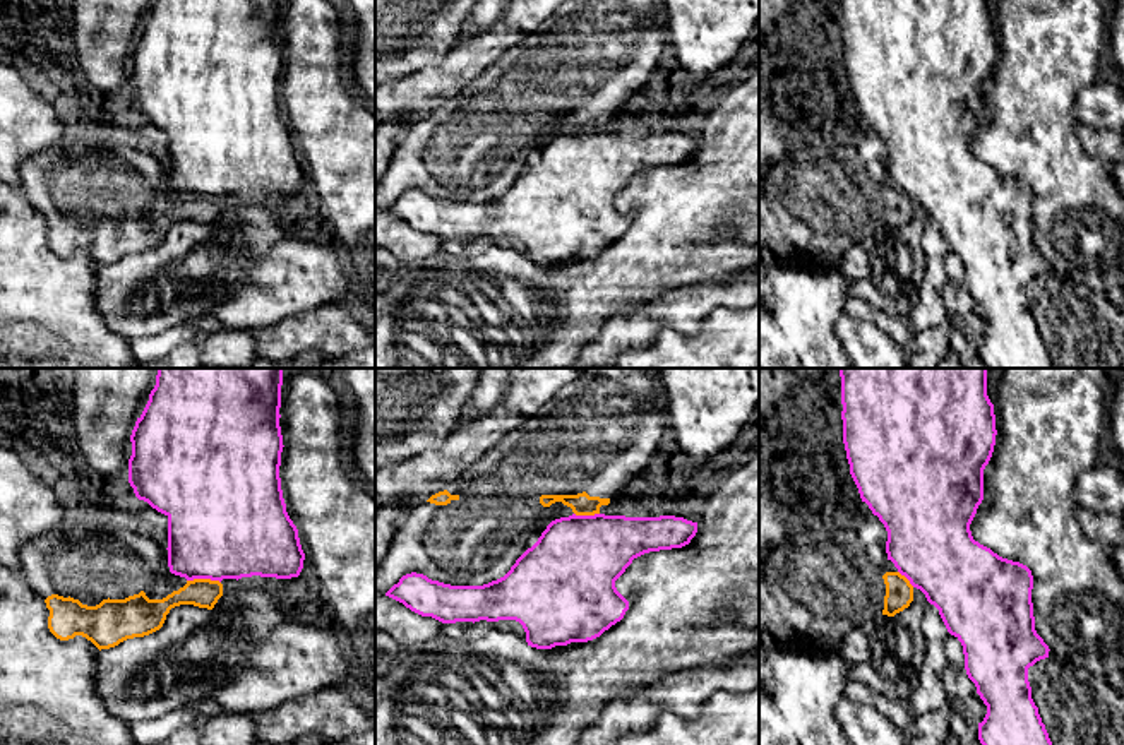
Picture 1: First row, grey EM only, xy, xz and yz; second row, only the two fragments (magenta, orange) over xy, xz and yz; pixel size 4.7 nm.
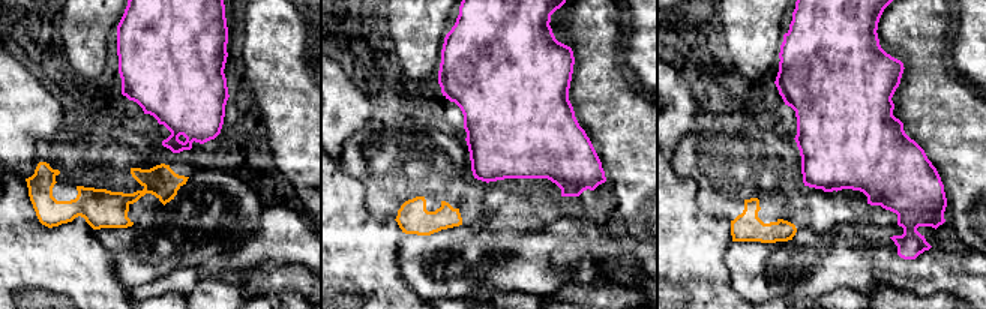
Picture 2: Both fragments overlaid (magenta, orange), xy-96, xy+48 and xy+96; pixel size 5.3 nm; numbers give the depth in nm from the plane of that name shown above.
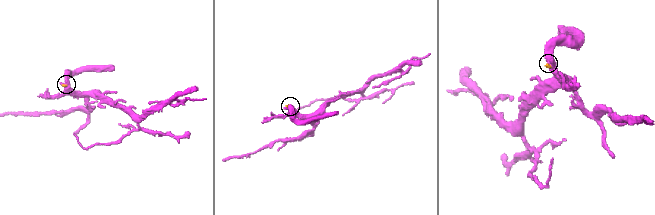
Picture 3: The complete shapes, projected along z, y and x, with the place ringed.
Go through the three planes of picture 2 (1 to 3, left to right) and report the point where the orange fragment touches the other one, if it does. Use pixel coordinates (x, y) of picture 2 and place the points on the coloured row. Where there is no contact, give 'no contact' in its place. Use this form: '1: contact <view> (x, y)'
1: no contact
2: no contact
3: no contact

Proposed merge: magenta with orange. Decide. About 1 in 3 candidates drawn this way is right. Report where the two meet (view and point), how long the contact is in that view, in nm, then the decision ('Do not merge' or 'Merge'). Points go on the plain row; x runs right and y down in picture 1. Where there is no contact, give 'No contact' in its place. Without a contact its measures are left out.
Touches magenta at xy (204, 194). Shared border 160 nm. Do not merge

